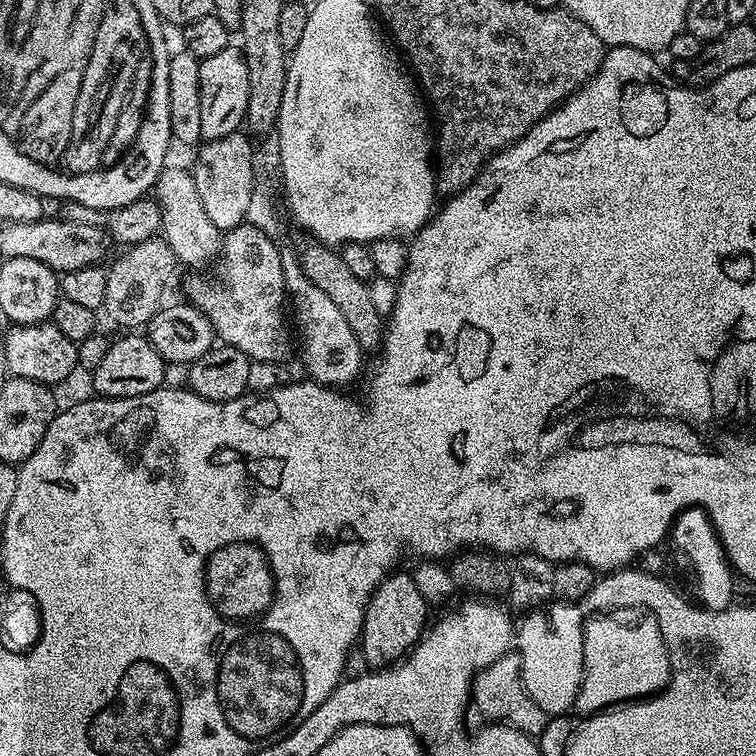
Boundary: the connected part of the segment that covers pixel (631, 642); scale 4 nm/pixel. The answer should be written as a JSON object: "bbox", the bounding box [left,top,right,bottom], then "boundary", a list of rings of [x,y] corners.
{"bbox":[575,614,672,714],"boundary":[[[596,614],[585,619],[582,653],[584,668],[580,672],[575,711],[595,714],[617,704],[647,698],[668,687],[672,667],[655,616],[636,614],[633,620],[627,620],[624,616],[627,615]]]}

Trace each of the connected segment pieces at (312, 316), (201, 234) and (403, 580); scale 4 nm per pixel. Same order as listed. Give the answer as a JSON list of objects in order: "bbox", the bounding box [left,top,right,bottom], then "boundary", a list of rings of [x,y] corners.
[{"bbox":[280,250,366,389],"boundary":[[[284,250],[280,257],[284,267],[284,290],[290,297],[290,316],[294,321],[295,331],[296,328],[300,331],[298,356],[300,352],[300,360],[308,371],[305,373],[318,384],[347,389],[347,384],[354,383],[360,376],[360,363],[366,356],[365,349],[361,348],[354,330],[350,330],[350,322],[342,318],[342,310],[338,310],[338,306],[334,306],[334,302],[306,278],[298,263],[297,253]]]},{"bbox":[154,167,222,268],"boundary":[[[165,167],[156,179],[154,199],[161,208],[162,238],[170,246],[170,250],[174,250],[181,265],[189,264],[190,267],[196,268],[219,253],[222,247],[222,233],[218,226],[214,226],[214,222],[210,222],[205,208],[202,207],[202,198],[198,198],[198,186],[187,167]]]},{"bbox":[358,571,430,670],"boundary":[[[393,571],[377,586],[364,611],[358,647],[366,654],[366,662],[372,670],[407,656],[424,635],[430,620],[430,605],[422,598],[418,586],[414,586],[414,578],[407,571],[400,571]]]}]

